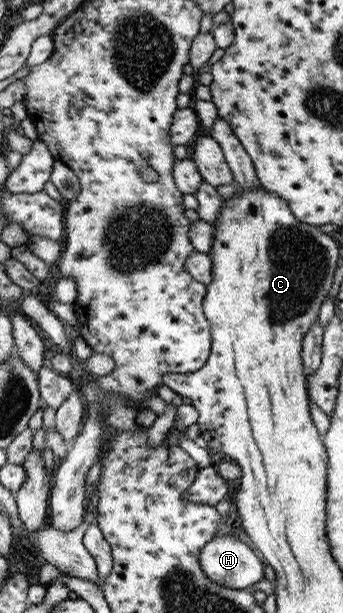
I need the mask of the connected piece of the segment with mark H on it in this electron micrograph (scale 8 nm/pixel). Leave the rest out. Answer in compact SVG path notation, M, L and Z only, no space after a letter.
M228 535L208 541L200 549L198 565L212 583L240 590L260 581L265 566L249 547Z

